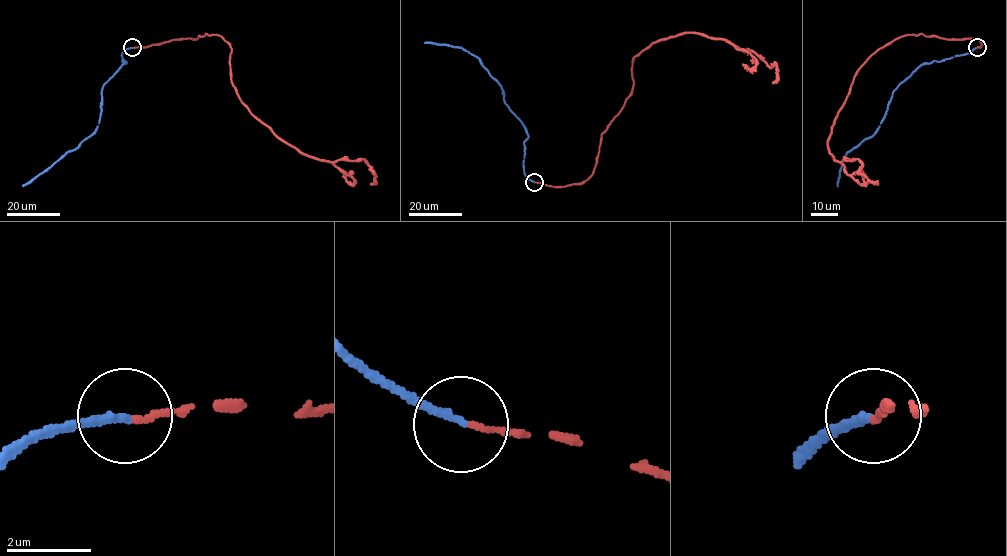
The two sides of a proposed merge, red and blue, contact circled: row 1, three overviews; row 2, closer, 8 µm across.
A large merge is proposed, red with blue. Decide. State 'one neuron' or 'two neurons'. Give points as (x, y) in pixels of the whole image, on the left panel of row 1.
one neuron

